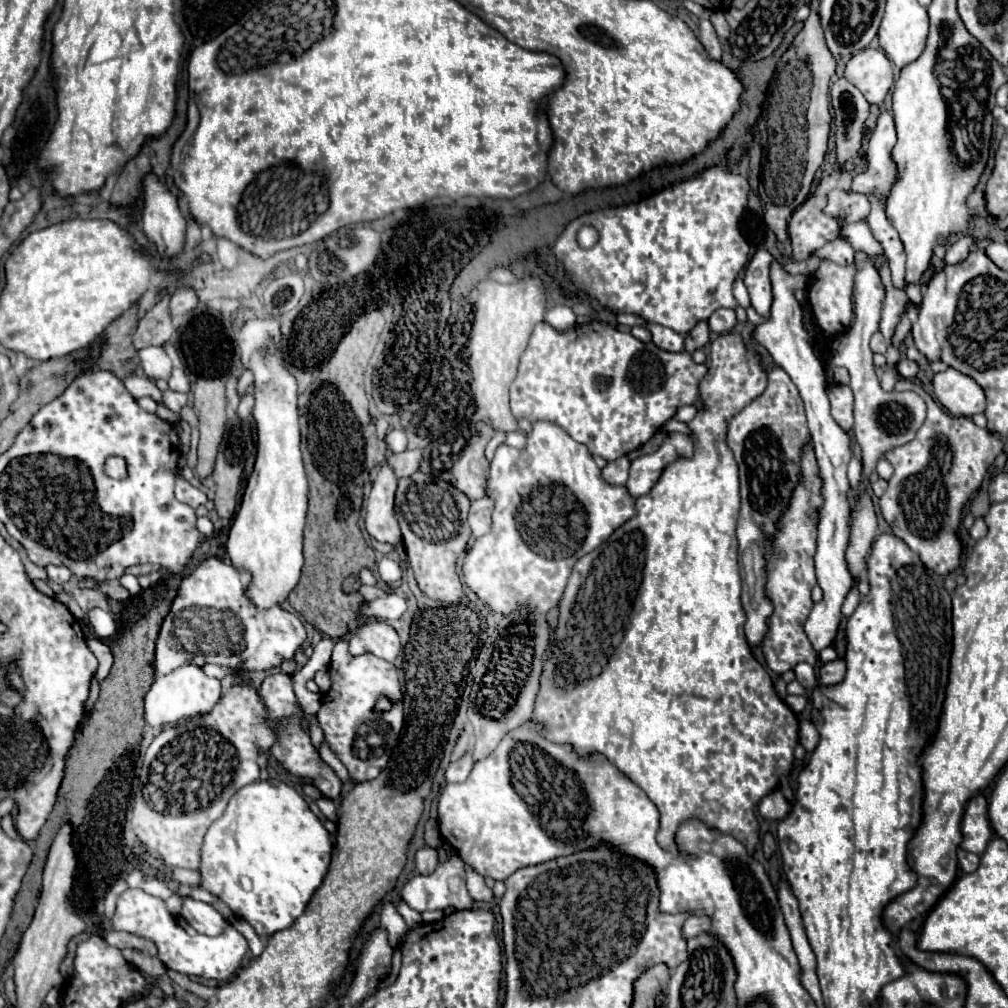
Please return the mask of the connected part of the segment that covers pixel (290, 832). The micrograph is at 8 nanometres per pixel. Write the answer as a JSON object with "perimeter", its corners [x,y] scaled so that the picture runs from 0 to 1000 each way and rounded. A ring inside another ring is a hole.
{"perimeter":[[[256,774],[238,782],[228,792],[222,810],[206,821],[200,837],[198,879],[222,893],[262,933],[264,929],[286,921],[302,905],[312,883],[319,877],[319,871],[327,857],[327,845],[327,827],[310,808],[304,794],[280,774]]]}

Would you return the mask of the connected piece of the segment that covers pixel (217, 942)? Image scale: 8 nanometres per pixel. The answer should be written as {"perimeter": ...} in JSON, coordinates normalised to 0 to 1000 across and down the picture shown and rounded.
{"perimeter":[[[123,883],[117,891],[115,907],[111,911],[113,923],[131,925],[151,933],[157,938],[157,950],[171,962],[177,962],[187,968],[200,968],[200,970],[216,970],[218,974],[226,974],[234,962],[238,960],[246,935],[244,931],[230,919],[226,919],[216,929],[187,929],[181,919],[169,909],[163,899],[161,891],[149,889],[143,883]]]}

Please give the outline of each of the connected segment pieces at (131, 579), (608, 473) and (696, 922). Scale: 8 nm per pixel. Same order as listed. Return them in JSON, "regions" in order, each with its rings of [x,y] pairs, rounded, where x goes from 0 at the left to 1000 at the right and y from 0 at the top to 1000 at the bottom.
{"regions":[[[[123,569],[123,571],[119,573],[119,579],[129,587],[129,591],[135,591],[135,589],[139,589],[139,587],[141,587],[141,583],[139,583],[139,579],[137,579],[137,573],[135,573],[135,571]]],[[[617,452],[617,454],[609,456],[609,458],[603,458],[603,462],[597,466],[597,474],[603,480],[617,482],[623,476],[623,464],[625,464],[625,456],[621,452]]],[[[685,909],[679,917],[679,931],[687,931],[692,929],[694,925],[700,925],[704,921],[704,911],[696,911],[696,909]]]]}

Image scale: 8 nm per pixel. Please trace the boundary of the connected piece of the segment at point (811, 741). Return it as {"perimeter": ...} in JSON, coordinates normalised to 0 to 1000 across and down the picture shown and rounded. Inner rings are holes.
{"perimeter":[[[796,714],[794,716],[794,738],[806,746],[812,738],[812,724],[808,722],[808,718],[804,714]]]}

